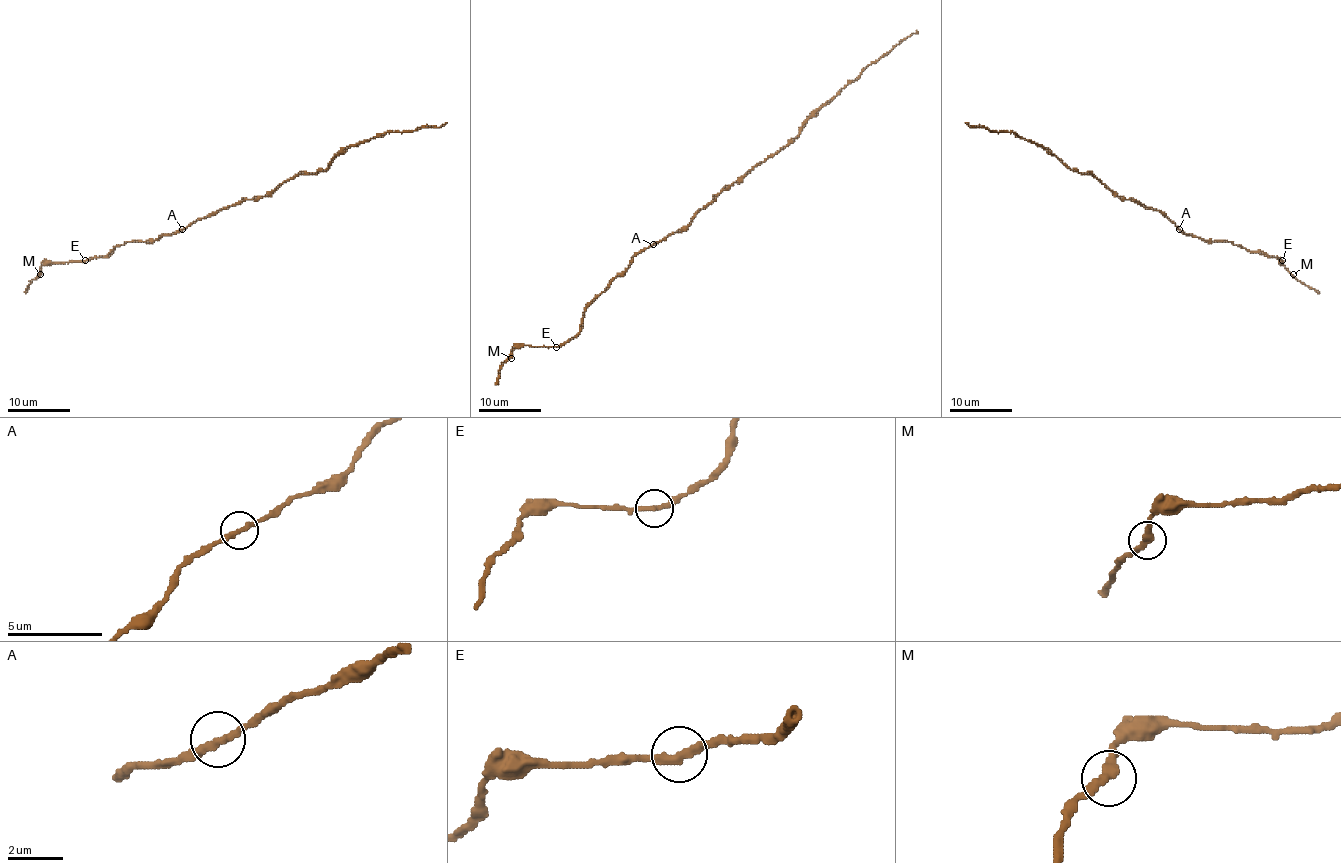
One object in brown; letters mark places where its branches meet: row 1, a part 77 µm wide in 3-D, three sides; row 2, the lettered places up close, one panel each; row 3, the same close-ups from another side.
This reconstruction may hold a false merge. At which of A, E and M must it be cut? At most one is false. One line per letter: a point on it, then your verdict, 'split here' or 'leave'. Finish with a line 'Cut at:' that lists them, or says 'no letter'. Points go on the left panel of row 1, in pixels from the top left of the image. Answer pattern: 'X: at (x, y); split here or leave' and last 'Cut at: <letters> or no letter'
A: at (182, 229); leave
E: at (85, 260); leave
M: at (40, 274); leave
Cut at: no letter

